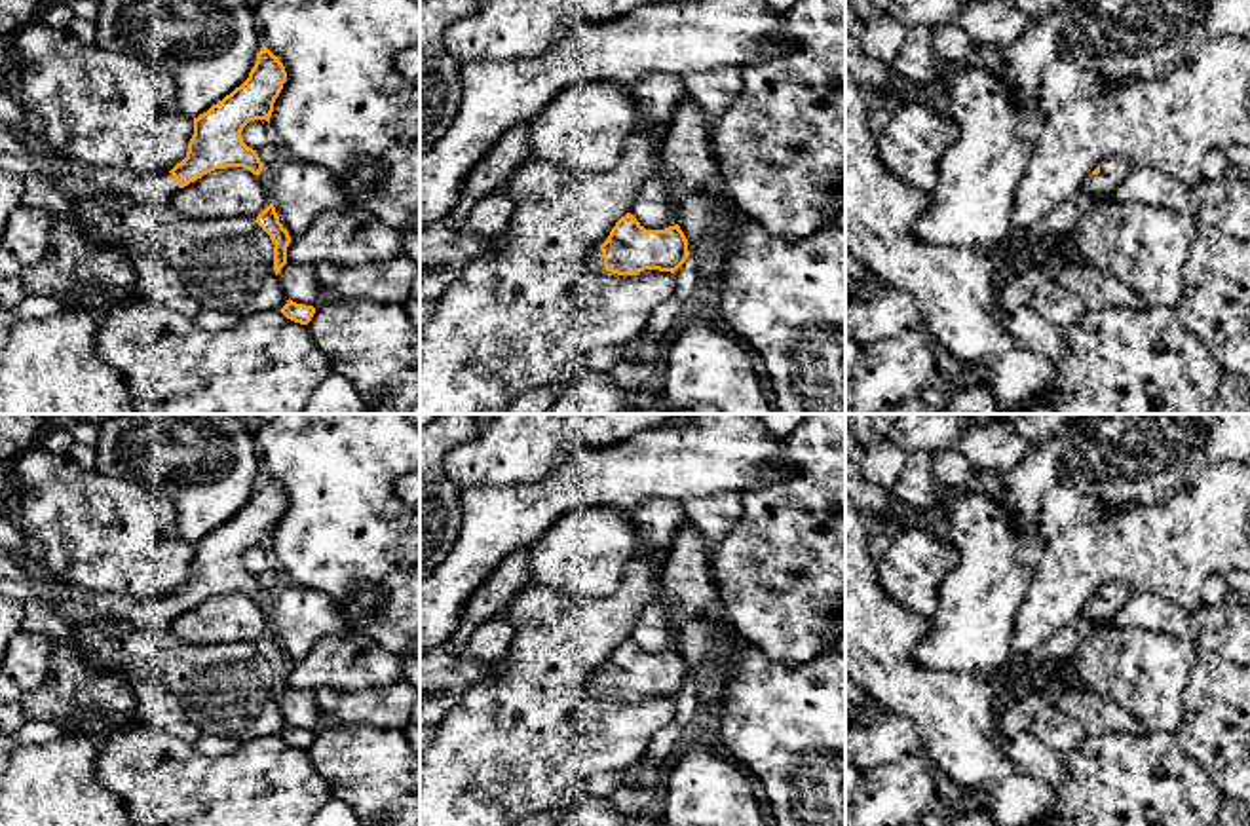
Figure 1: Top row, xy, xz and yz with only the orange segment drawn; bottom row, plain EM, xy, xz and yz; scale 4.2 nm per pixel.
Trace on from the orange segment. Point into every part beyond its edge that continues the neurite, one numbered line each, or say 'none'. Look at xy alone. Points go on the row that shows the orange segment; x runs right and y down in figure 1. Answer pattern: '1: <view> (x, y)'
1: xy (76, 181)

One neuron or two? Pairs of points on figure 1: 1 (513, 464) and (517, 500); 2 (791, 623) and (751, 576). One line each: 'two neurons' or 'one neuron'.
1: two neurons
2: one neuron

